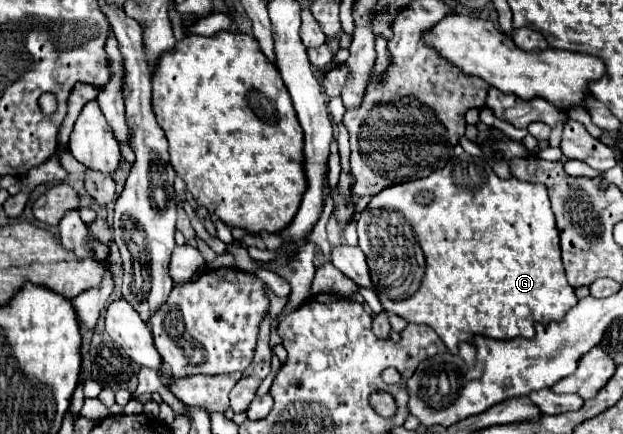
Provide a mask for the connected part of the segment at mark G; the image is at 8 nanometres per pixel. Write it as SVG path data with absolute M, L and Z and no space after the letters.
M468 153L452 157L444 169L424 179L406 181L374 195L358 219L358 247L364 249L372 285L384 311L408 323L432 327L450 353L458 353L458 343L468 341L472 335L532 339L534 323L564 319L578 301L560 263L560 241L546 187L514 177L500 179L488 161Z

